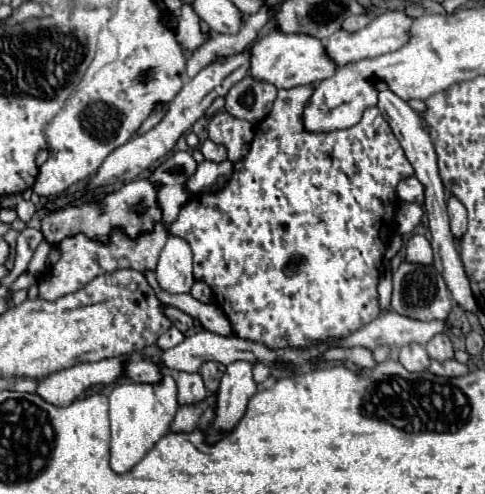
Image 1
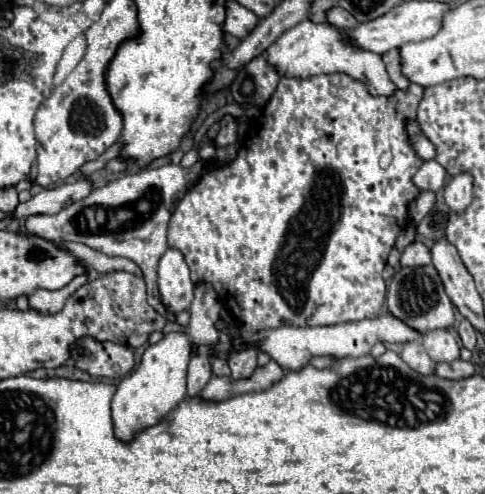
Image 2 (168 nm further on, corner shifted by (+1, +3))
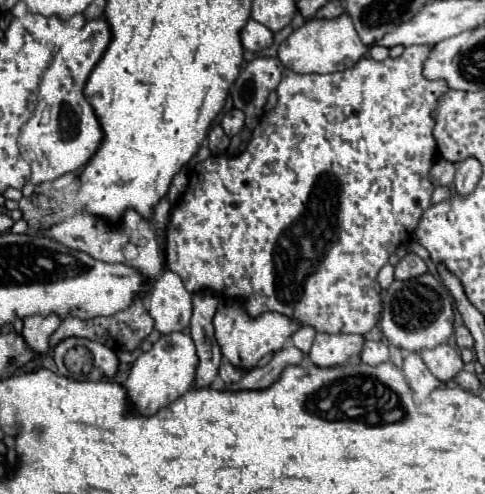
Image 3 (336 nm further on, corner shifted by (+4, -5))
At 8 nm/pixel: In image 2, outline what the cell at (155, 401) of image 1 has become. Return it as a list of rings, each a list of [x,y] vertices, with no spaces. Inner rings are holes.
[[[169,332],[157,344],[151,344],[143,352],[141,362],[135,366],[131,376],[121,380],[121,384],[117,386],[117,394],[113,396],[111,402],[115,436],[119,440],[129,442],[135,432],[157,424],[187,396],[185,378],[187,378],[189,358],[191,358],[191,342],[185,332]]]

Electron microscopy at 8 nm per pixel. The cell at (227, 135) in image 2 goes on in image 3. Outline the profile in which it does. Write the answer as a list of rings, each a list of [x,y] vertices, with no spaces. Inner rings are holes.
[[[238,110],[226,112],[222,118],[222,128],[224,128],[228,138],[236,136],[244,128],[244,112],[238,112]]]

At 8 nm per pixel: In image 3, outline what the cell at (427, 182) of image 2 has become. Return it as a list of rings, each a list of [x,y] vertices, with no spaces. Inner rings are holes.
[[[438,160],[430,168],[430,182],[434,186],[450,186],[454,180],[454,172],[456,172],[456,164],[450,164],[446,160]]]

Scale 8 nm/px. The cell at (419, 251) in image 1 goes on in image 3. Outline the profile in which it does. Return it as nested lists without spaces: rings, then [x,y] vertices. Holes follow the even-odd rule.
[[[406,254],[398,264],[396,264],[396,272],[394,272],[394,278],[396,280],[408,280],[408,278],[414,278],[414,276],[420,276],[428,272],[426,268],[426,262],[416,256],[416,254]]]

